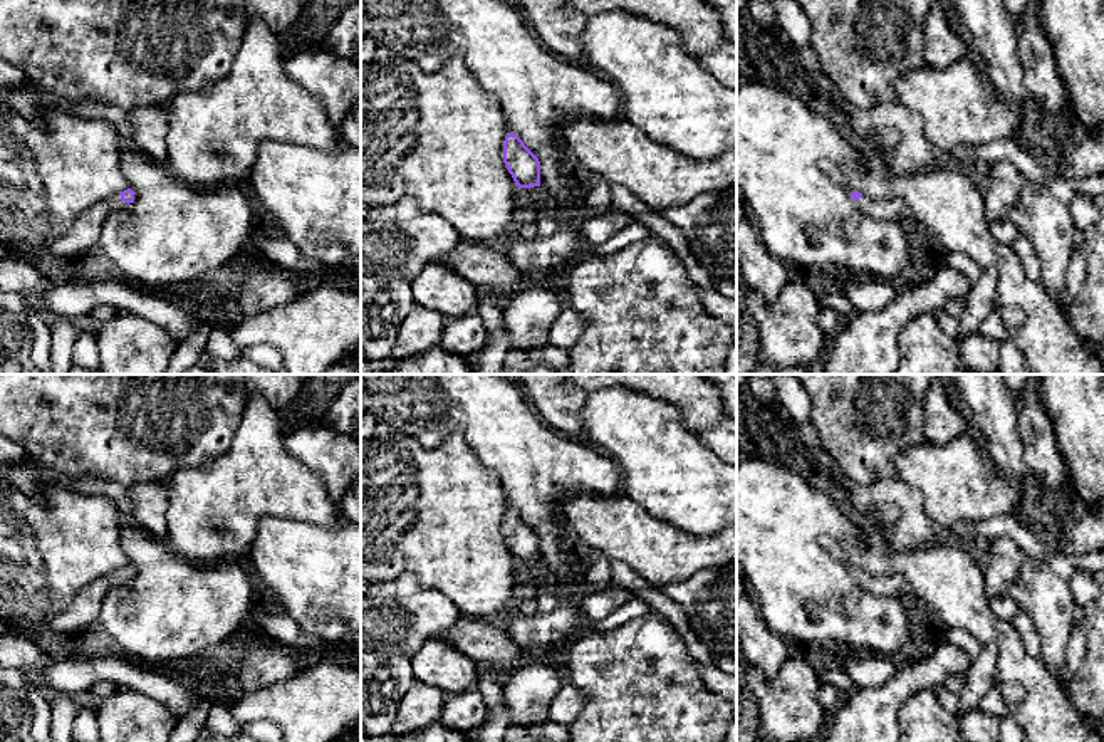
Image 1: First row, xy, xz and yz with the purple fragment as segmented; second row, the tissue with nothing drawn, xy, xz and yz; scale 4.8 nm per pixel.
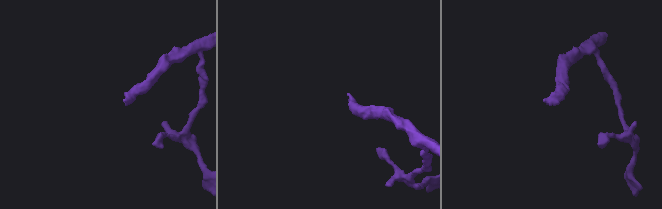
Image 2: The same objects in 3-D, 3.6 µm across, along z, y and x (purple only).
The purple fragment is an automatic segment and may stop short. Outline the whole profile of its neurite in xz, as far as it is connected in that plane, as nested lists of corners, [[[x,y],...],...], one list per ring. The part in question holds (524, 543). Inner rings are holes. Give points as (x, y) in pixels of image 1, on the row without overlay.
[[[513,509],[505,512],[503,539],[518,564],[540,562],[540,537]]]

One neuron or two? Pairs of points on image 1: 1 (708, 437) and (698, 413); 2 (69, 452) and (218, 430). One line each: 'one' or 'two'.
1: two
2: one

